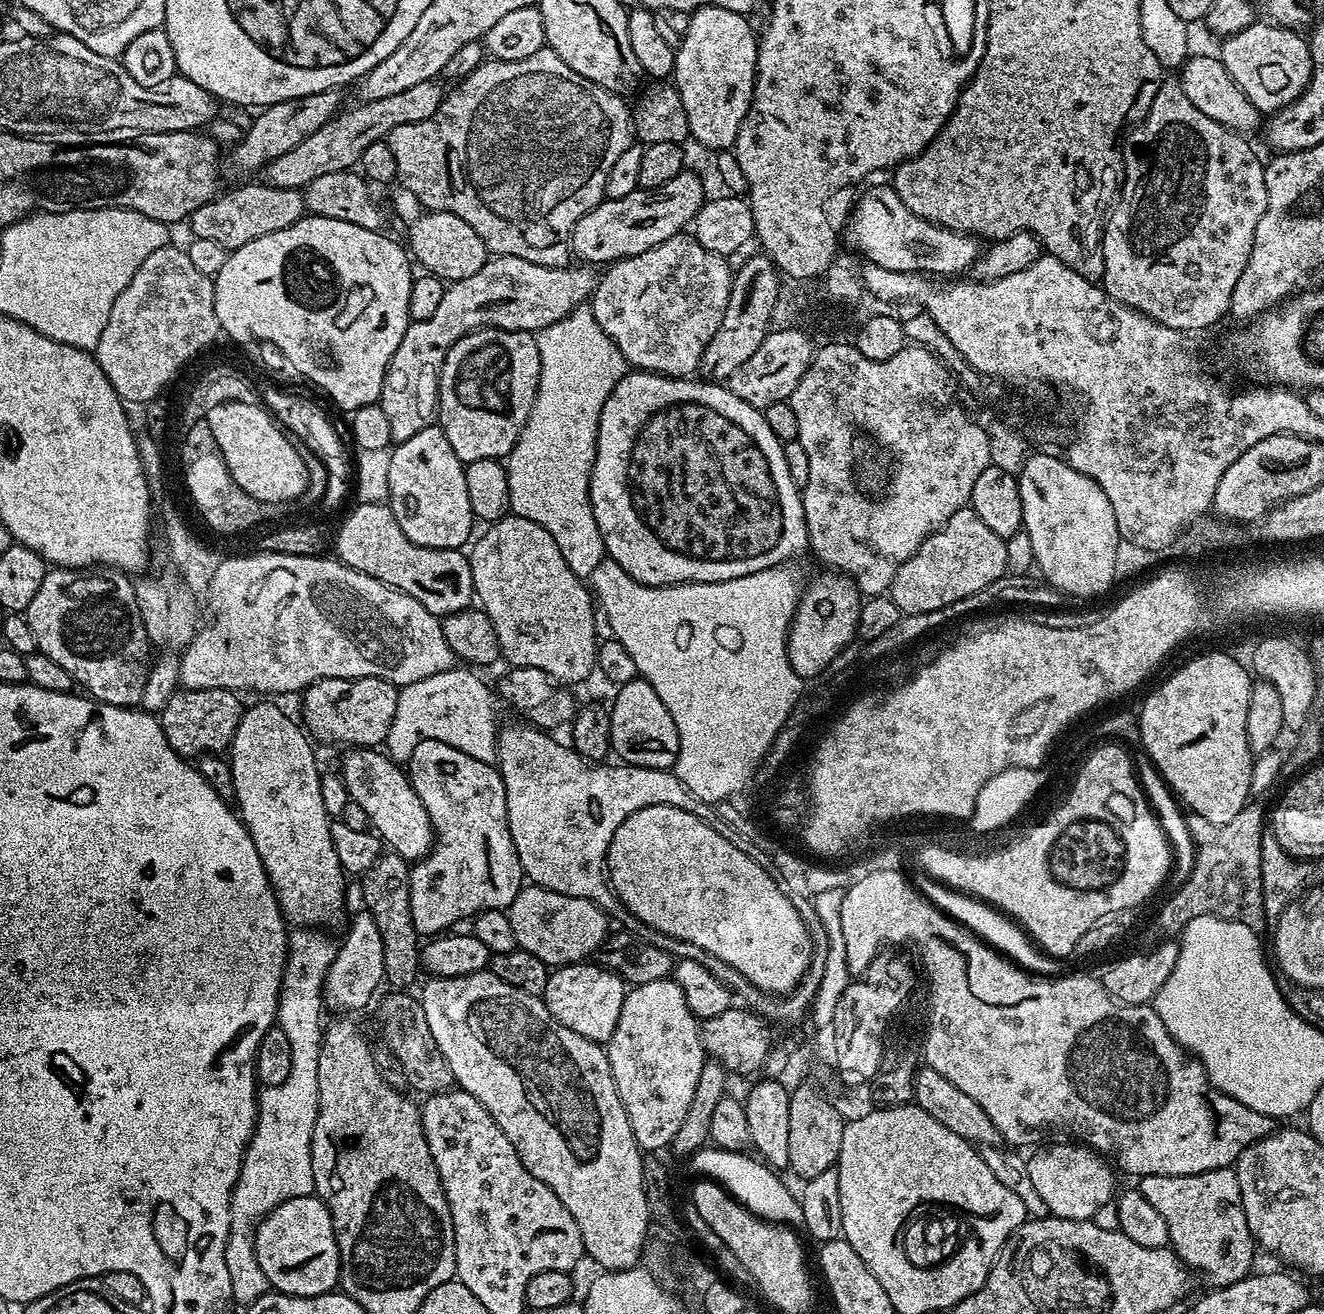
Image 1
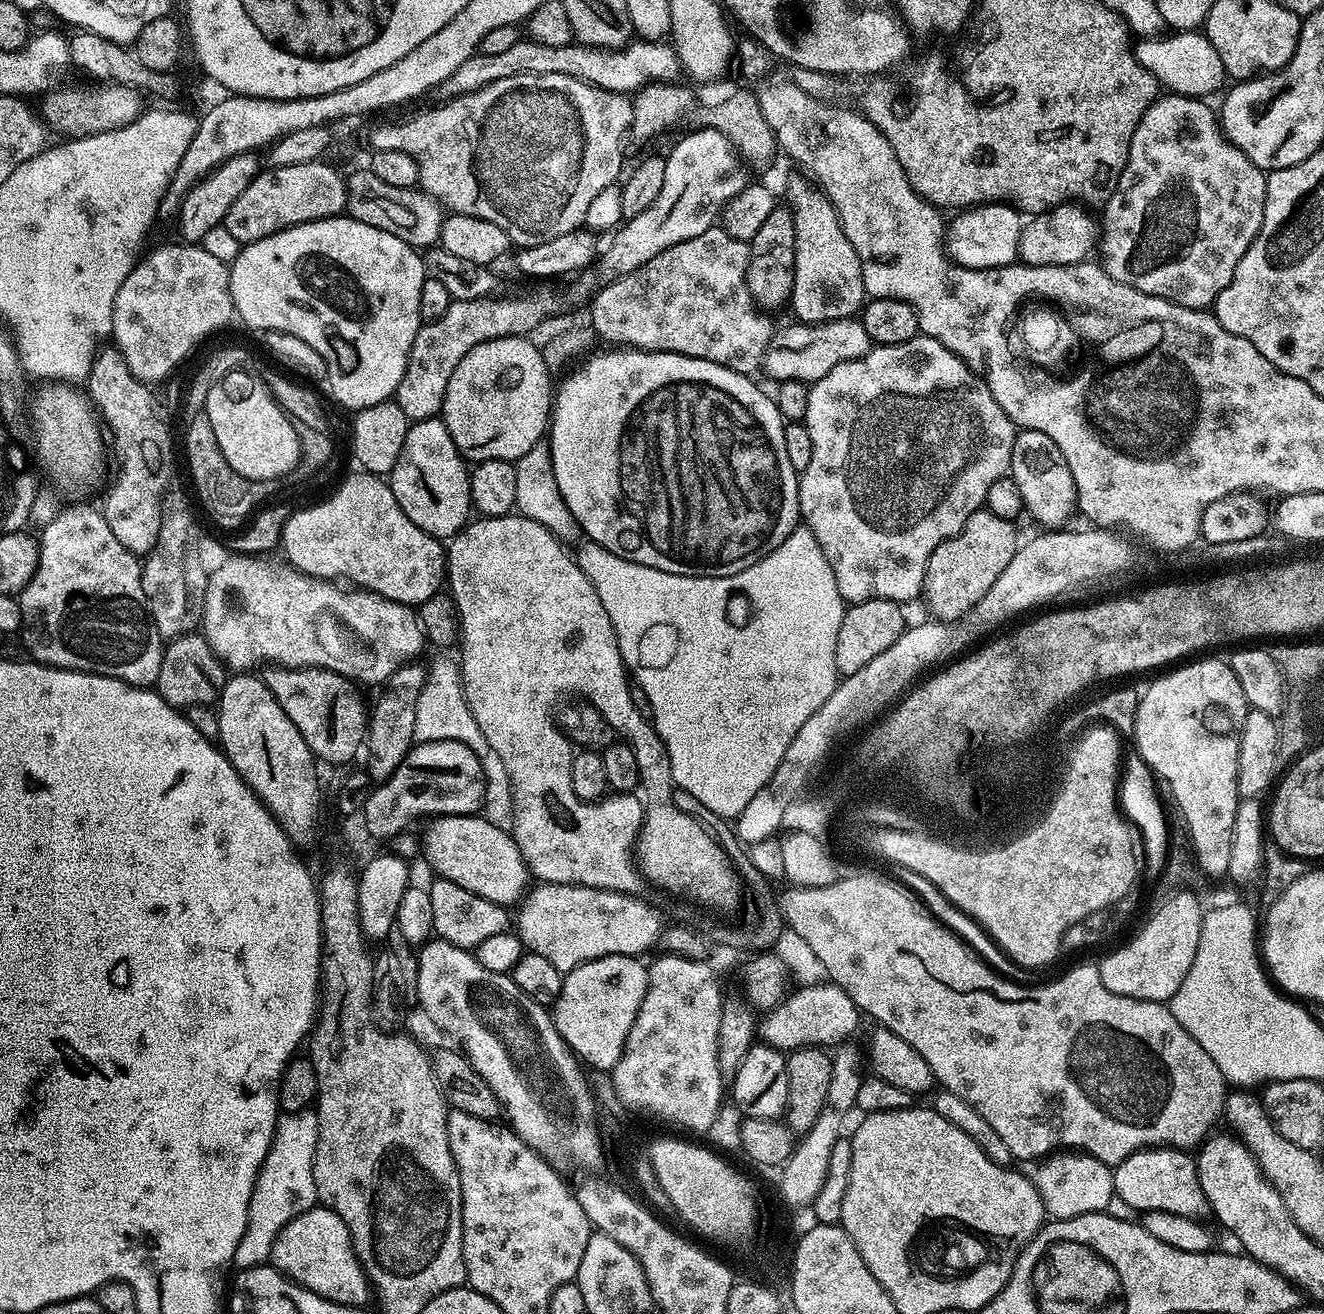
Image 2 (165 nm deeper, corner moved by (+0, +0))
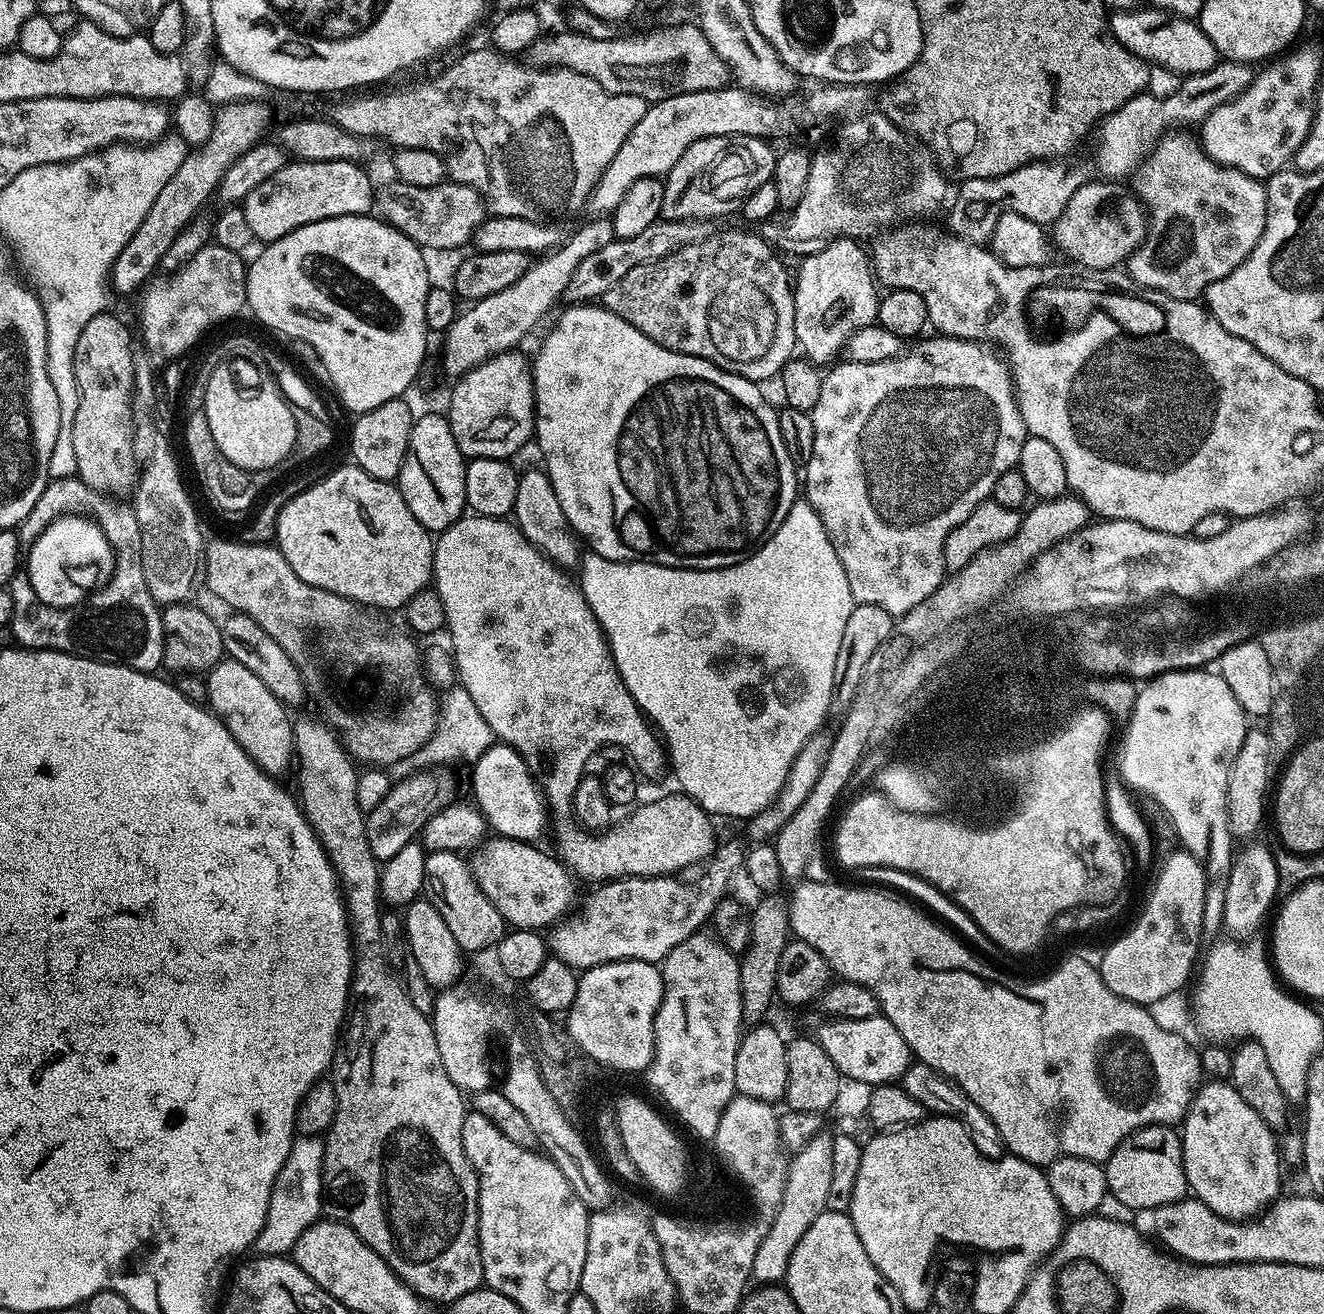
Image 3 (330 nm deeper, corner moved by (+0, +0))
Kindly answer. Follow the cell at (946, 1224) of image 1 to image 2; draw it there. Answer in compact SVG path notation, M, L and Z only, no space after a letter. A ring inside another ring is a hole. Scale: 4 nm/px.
M924 1216L924 1220L916 1224L916 1232L908 1236L908 1244L904 1244L908 1272L920 1272L920 1276L928 1276L928 1280L936 1280L936 1284L956 1284L956 1280L976 1276L984 1264L1004 1264L1008 1256L1000 1256L1000 1252L1000 1244L996 1244L988 1232L978 1231L976 1224L960 1220L960 1216Z

